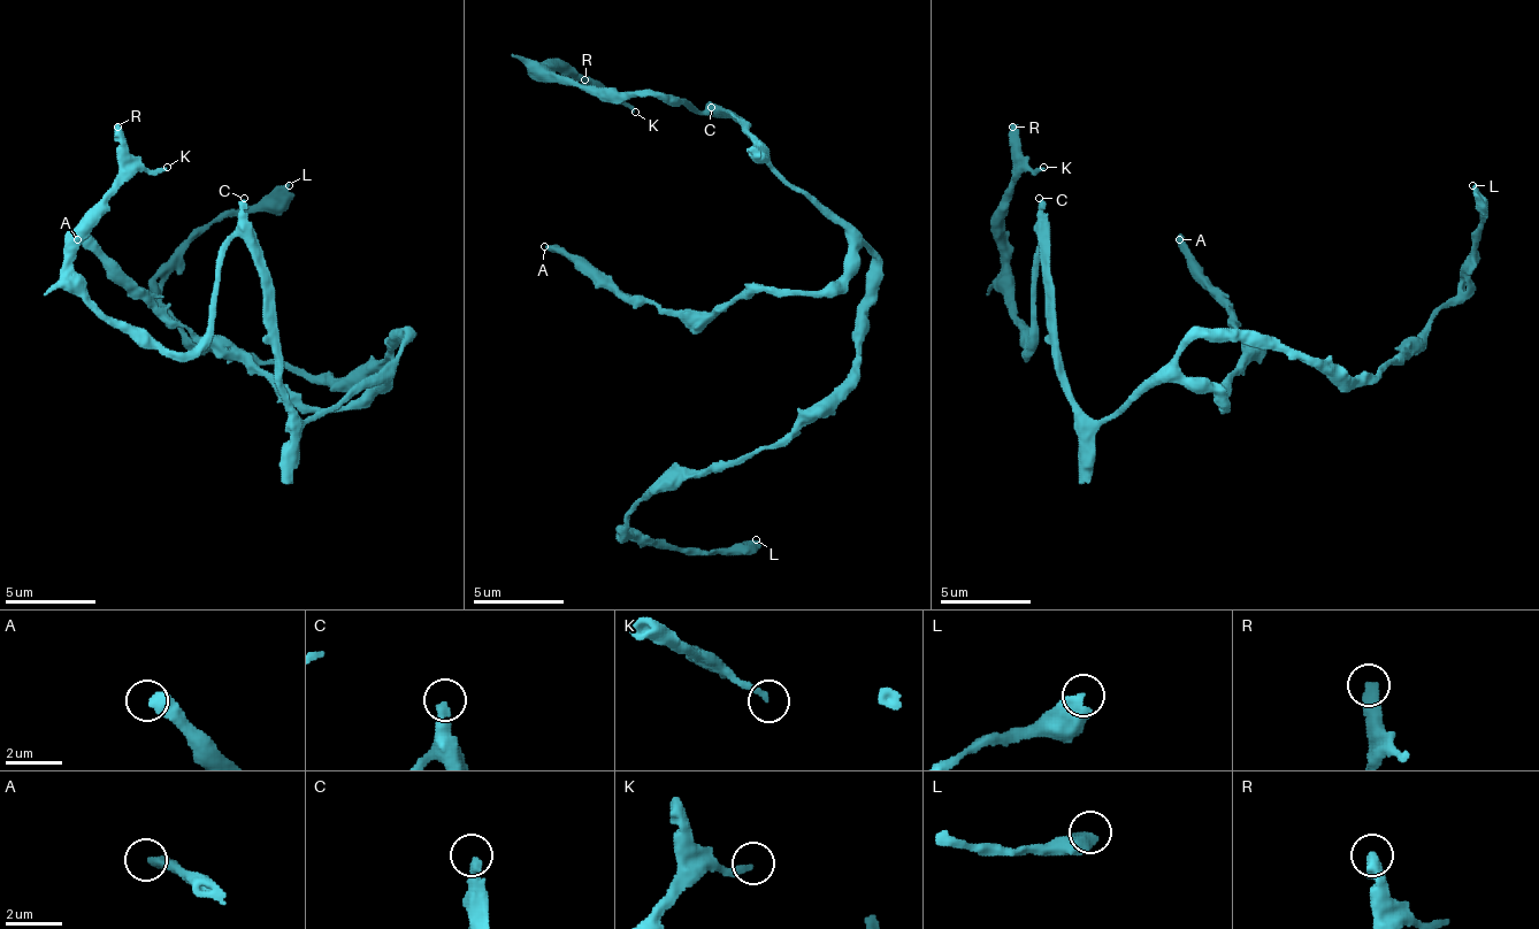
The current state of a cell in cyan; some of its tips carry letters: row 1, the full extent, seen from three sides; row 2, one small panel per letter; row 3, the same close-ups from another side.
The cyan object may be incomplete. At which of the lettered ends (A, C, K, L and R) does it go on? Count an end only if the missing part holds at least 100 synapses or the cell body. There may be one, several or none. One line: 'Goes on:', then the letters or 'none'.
Goes on: C, R

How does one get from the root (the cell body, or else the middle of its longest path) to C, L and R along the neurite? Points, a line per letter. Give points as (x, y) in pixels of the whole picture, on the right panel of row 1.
C: (1134, 397), (1111, 415), (1093, 420), (1066, 383), (1053, 320), (1048, 221), (1039, 198)
L: (1134, 397), (1197, 338), (1273, 343), (1346, 378), (1369, 378), (1459, 293), (1482, 225), (1472, 185)
R: (1134, 397), (1102, 420), (1076, 401), (1043, 239), (1034, 343), (1021, 352), (1003, 225), (1012, 127)

